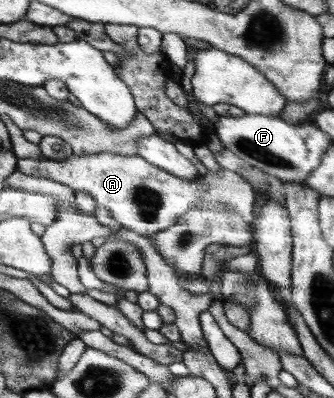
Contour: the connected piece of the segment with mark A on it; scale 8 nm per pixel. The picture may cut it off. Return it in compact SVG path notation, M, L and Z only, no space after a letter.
M101 152L91 155L71 155L66 160L55 161L43 157L38 159L19 158L17 170L33 177L47 177L71 187L74 192L85 191L93 197L97 206L109 210L111 217L123 228L141 236L153 236L155 233L169 229L181 221L190 209L199 204L225 204L234 209L251 230L255 213L255 191L240 174L222 167L219 172L199 173L200 179L187 181L175 177L167 170L148 162L146 158L135 155Z

